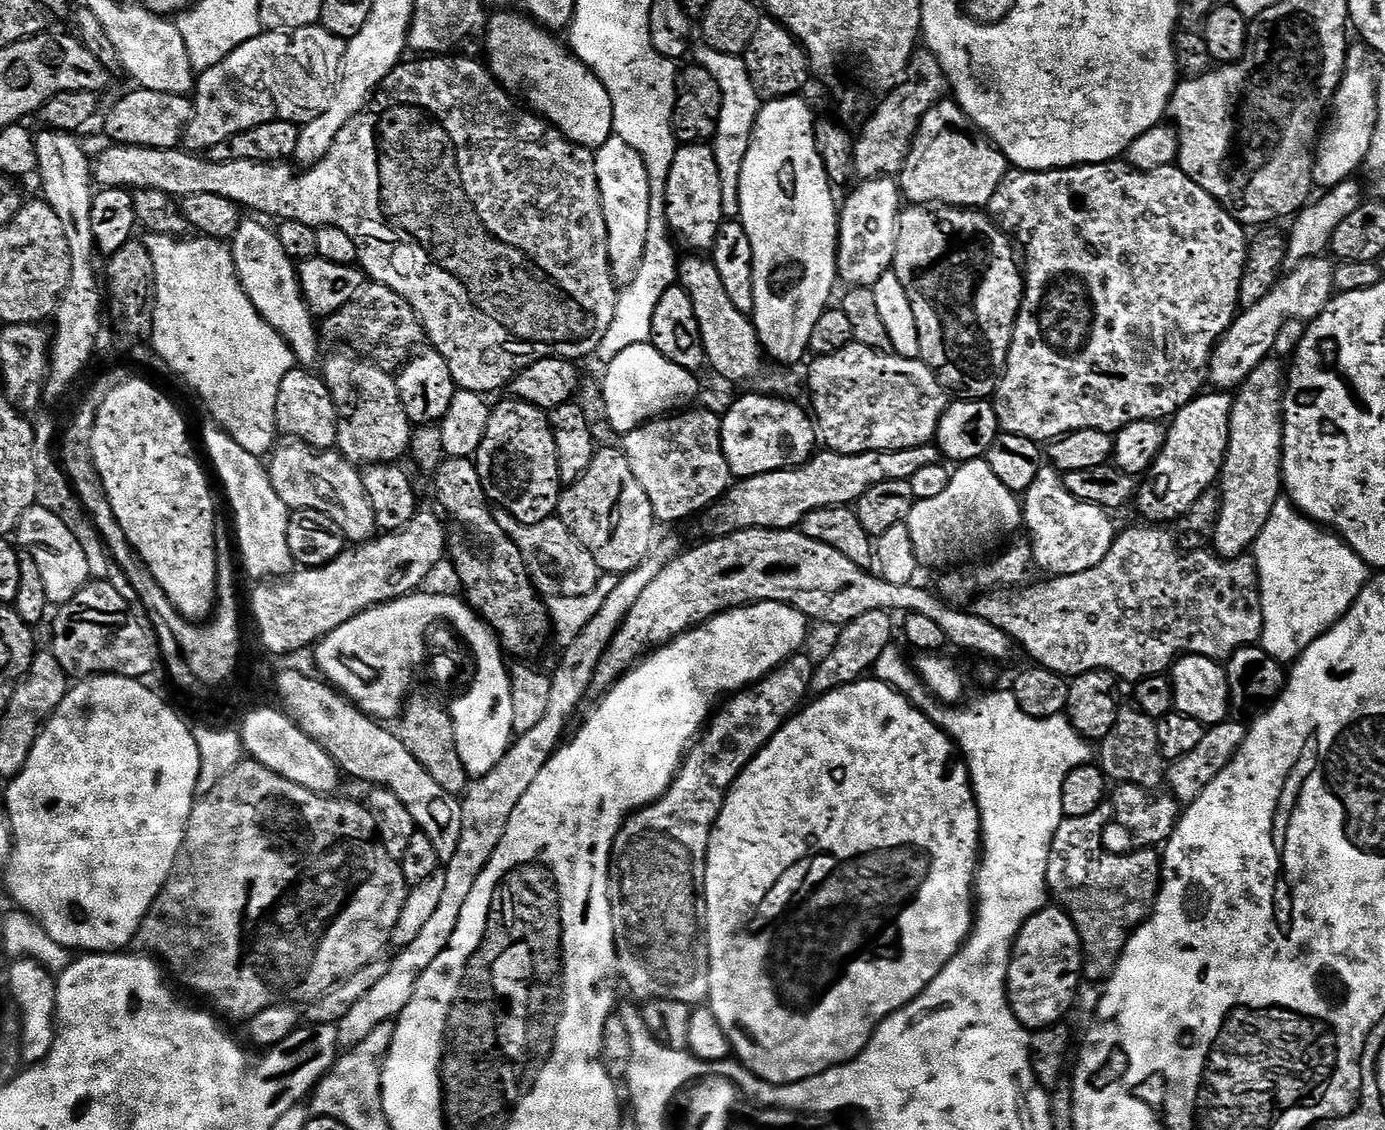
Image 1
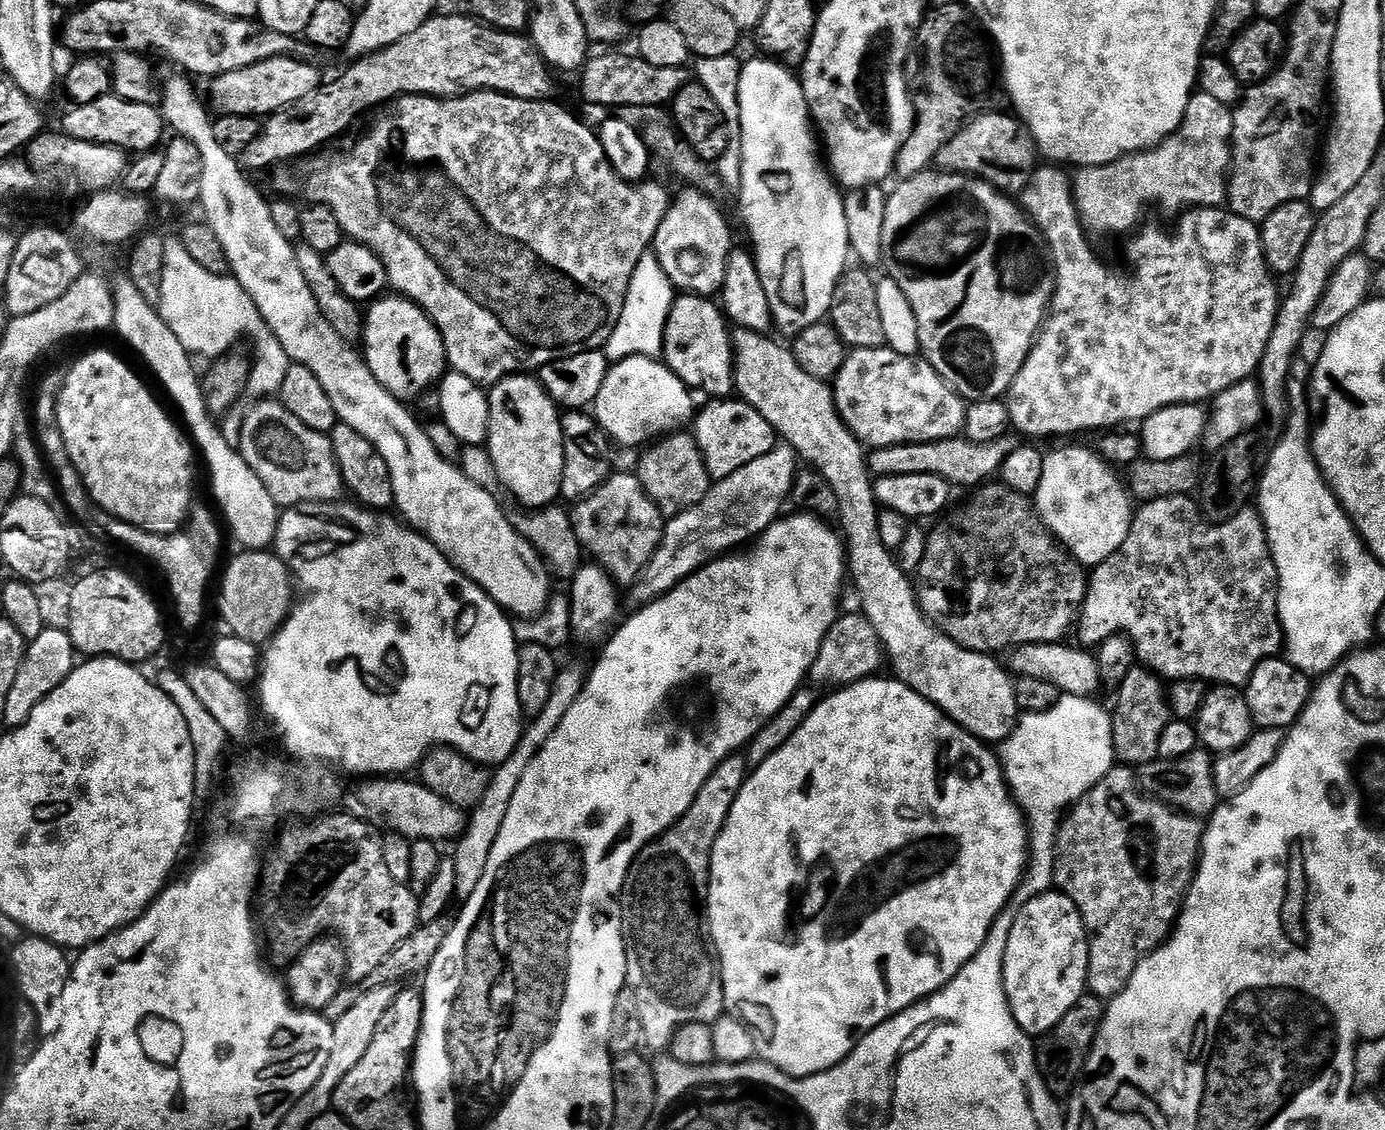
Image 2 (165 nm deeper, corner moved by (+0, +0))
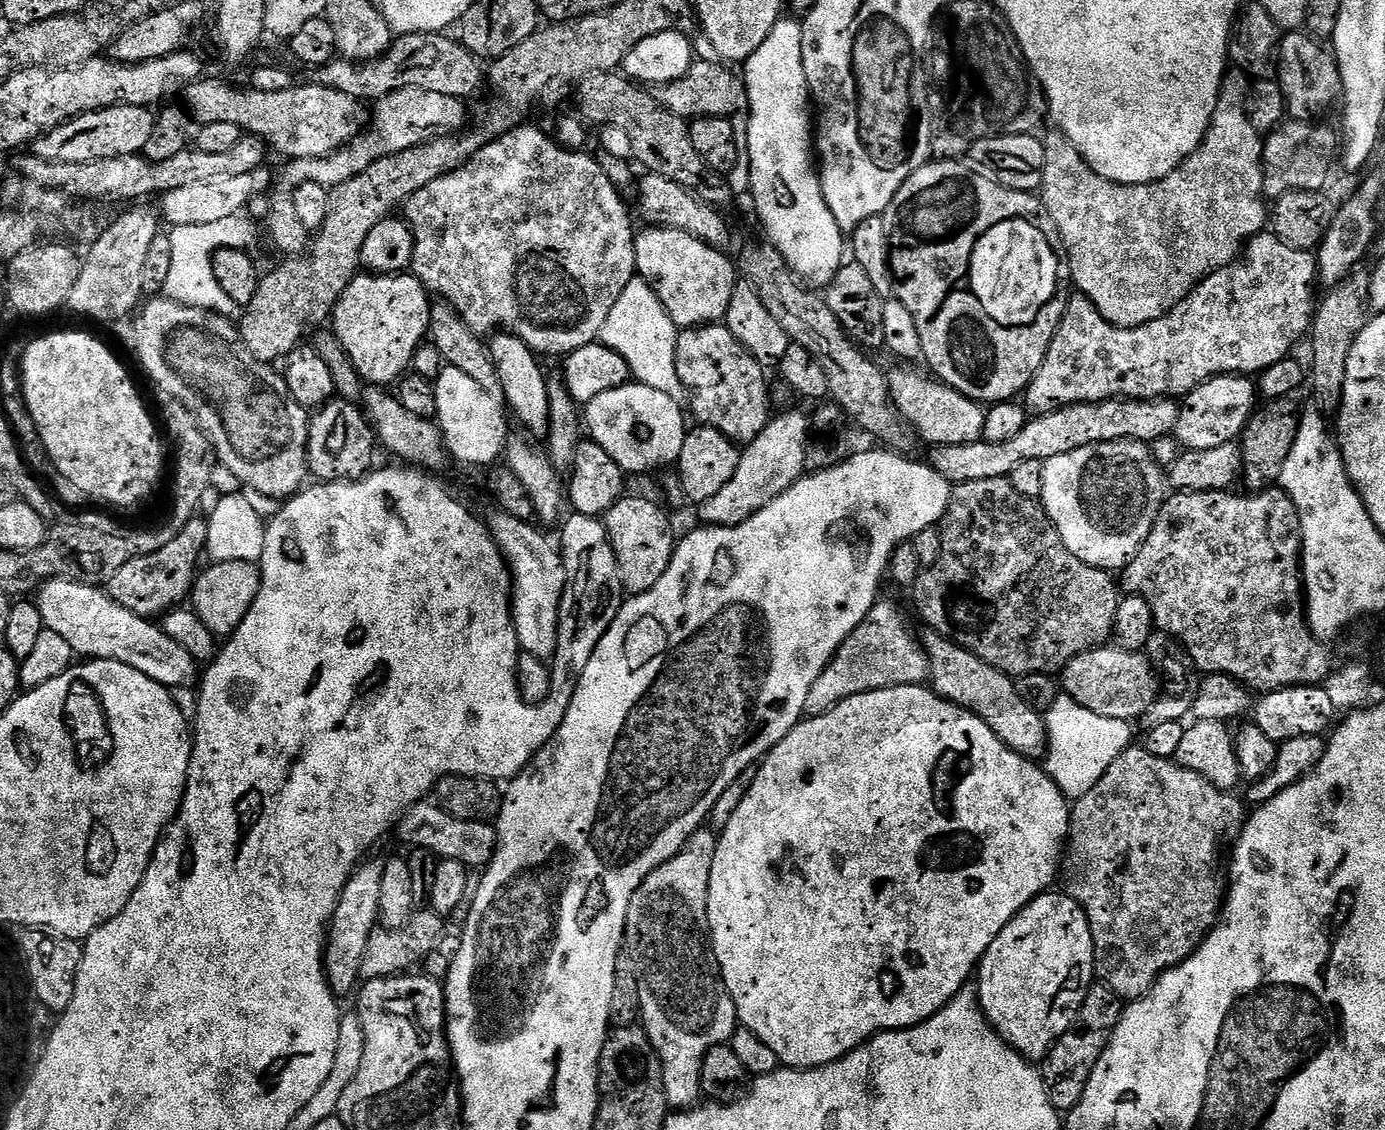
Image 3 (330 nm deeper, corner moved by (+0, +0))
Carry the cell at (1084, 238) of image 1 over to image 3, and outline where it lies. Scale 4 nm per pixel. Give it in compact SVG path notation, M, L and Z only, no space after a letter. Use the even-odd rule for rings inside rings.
M1265 230L1259 236L1253 236L1247 244L1243 245L1238 259L1233 264L1228 264L1225 268L1220 268L1212 272L1205 280L1200 281L1200 285L1186 297L1178 306L1174 306L1162 318L1154 322L1146 322L1137 328L1115 328L1085 296L1076 294L1069 299L1068 308L1064 311L1062 322L1050 342L1050 350L1046 350L1046 358L1042 366L1038 366L1038 374L1029 382L1022 400L1029 413L1041 416L1050 414L1059 408L1074 406L1075 404L1097 404L1103 400L1162 400L1165 398L1183 398L1189 392L1193 392L1199 384L1205 384L1207 380L1212 380L1215 376L1235 376L1237 374L1259 374L1265 372L1270 366L1277 364L1279 360L1289 359L1292 347L1300 339L1309 335L1312 327L1312 317L1314 315L1314 299L1312 300L1312 287L1317 287L1318 273L1316 271L1316 257L1312 252L1303 252L1294 246L1286 246L1277 238L1275 232Z

